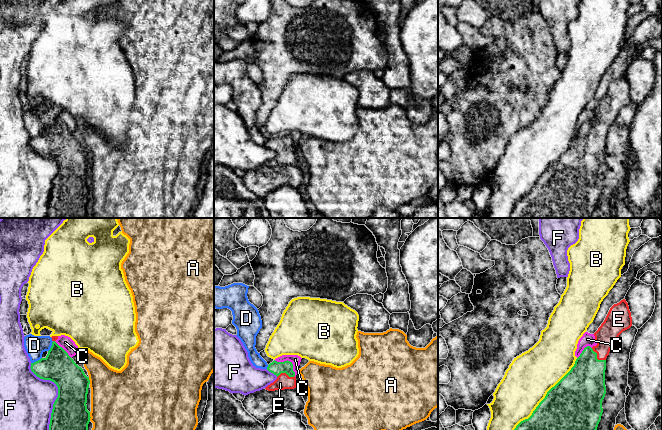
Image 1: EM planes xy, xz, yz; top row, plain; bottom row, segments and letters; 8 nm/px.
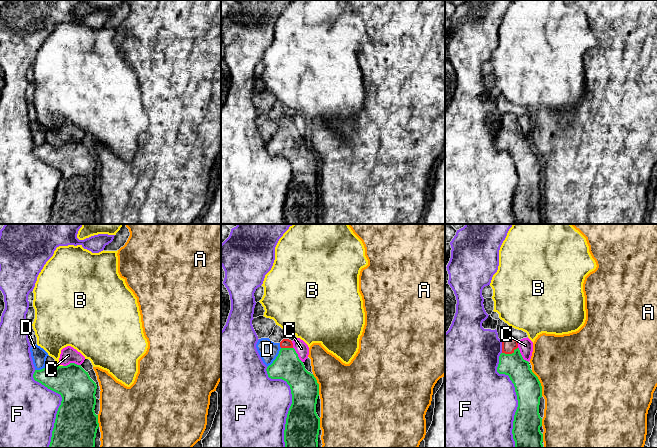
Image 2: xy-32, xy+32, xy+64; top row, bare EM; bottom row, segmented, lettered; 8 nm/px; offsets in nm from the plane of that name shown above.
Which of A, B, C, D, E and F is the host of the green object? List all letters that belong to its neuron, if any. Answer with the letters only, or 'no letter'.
E

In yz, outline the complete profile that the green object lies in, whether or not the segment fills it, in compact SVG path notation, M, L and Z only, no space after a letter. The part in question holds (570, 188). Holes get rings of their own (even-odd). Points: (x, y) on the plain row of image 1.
M625 75L614 80L594 109L596 122L584 124L571 146L546 170L532 191L521 197L510 218L592 218L603 189L606 134L619 111L632 102Z

